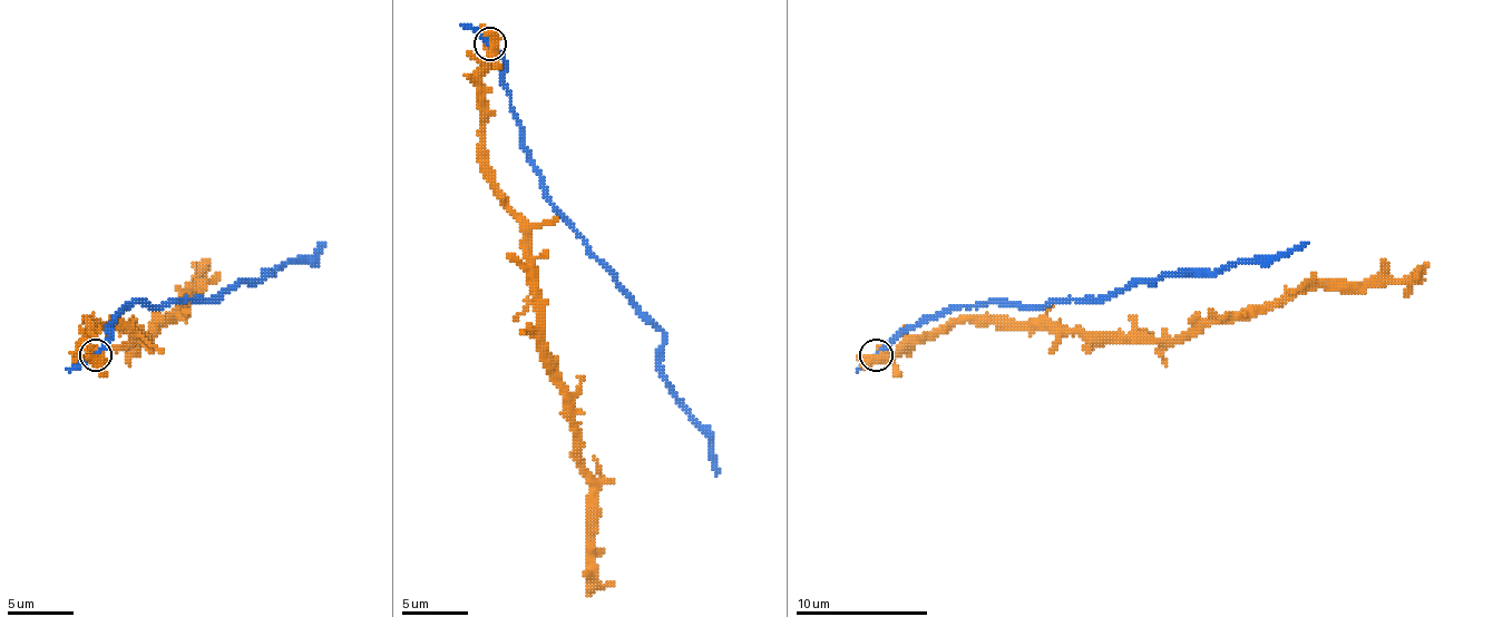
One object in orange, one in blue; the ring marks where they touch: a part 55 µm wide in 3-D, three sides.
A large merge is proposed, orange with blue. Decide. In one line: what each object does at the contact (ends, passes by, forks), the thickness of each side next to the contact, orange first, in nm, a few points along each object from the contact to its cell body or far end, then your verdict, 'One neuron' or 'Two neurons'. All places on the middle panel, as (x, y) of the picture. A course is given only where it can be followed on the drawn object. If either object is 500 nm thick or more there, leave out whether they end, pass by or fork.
Thickness 550 nm (orange) against 240 nm. Course of orange: (490, 45), (480, 75), (484, 174), (524, 234), (537, 346), (591, 486), (593, 575), (613, 581). Course of blue: (490, 45), (504, 61), (504, 88), (510, 95), (544, 197), (663, 333), (660, 376), (710, 439), (716, 476). Two neurons

